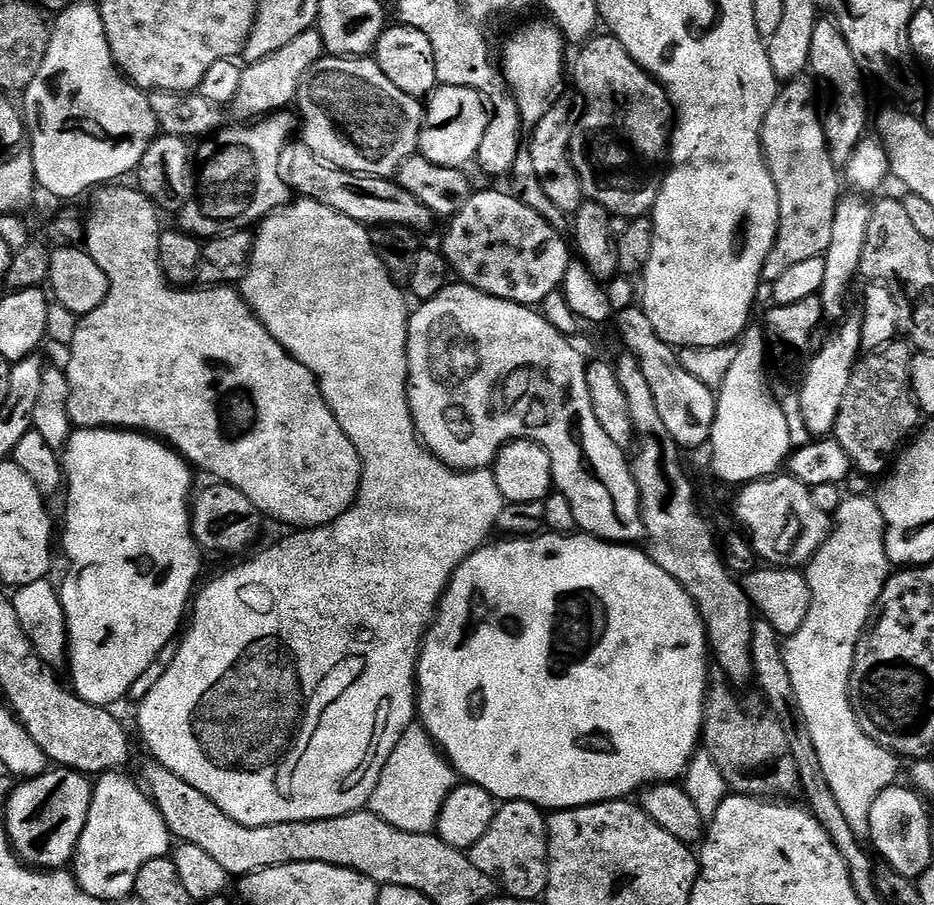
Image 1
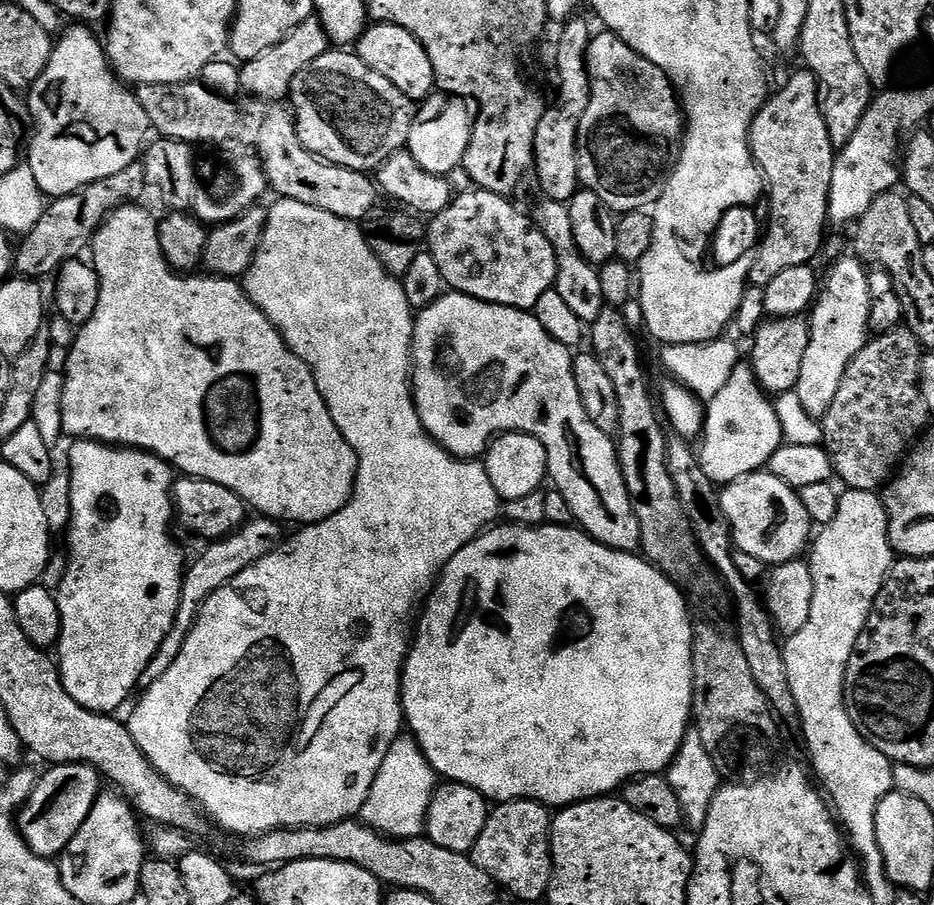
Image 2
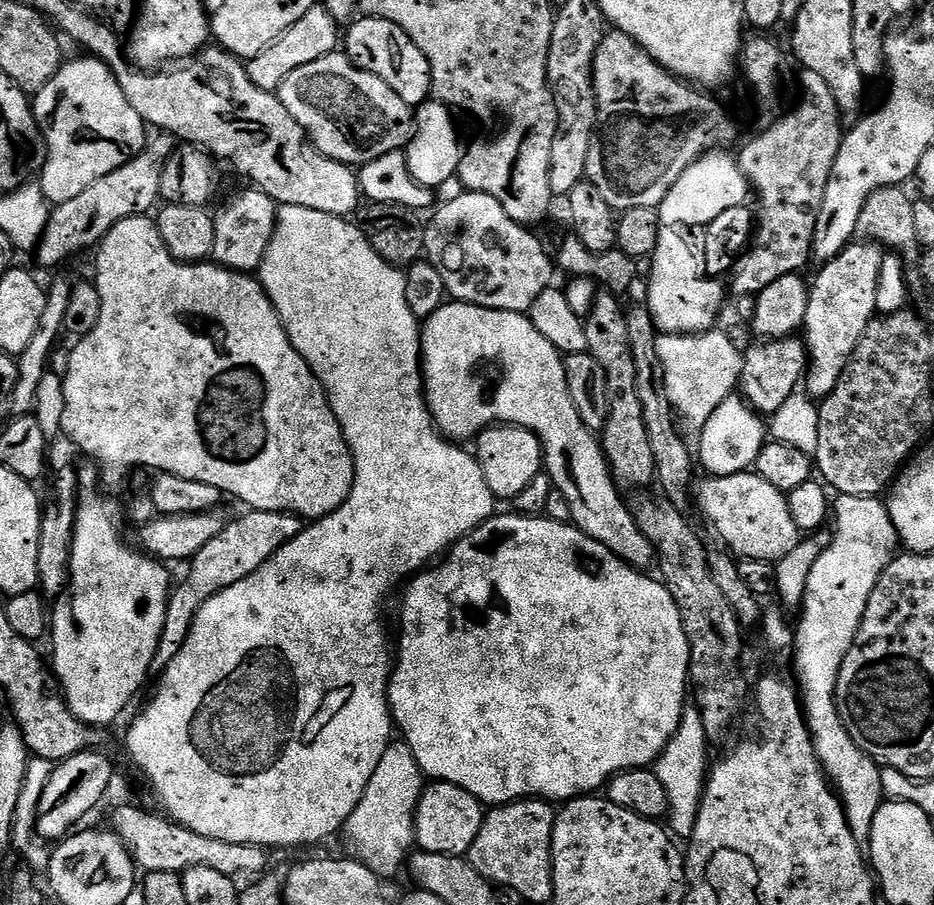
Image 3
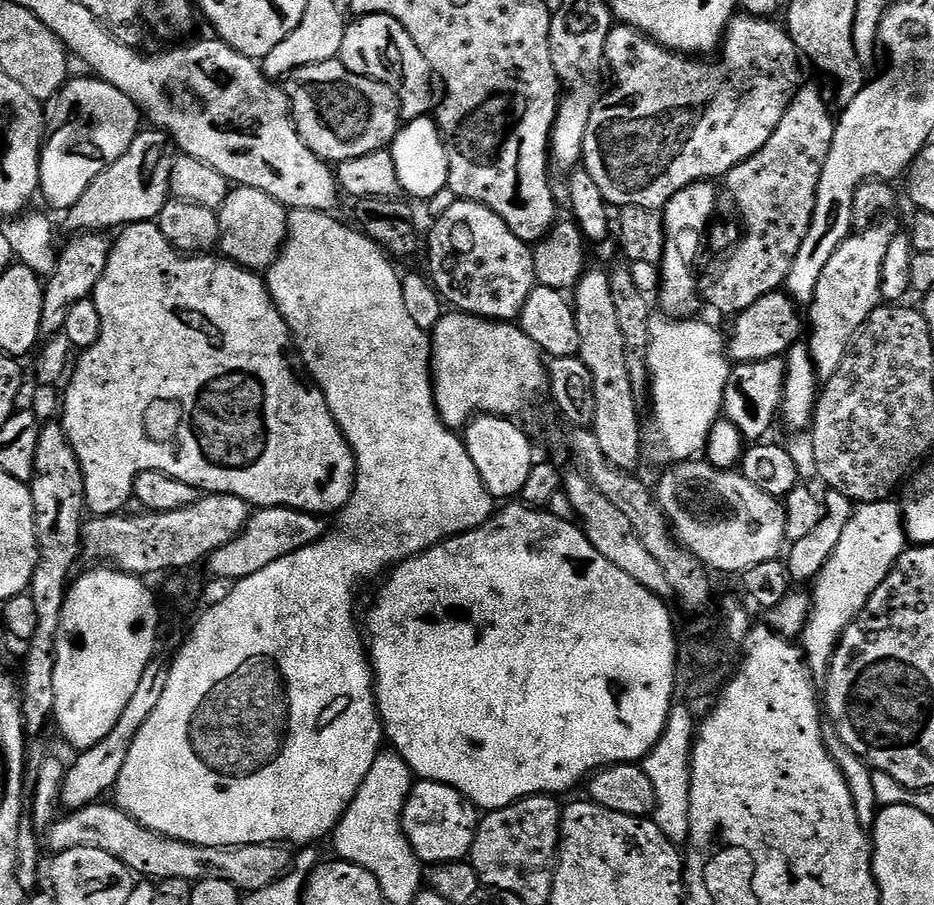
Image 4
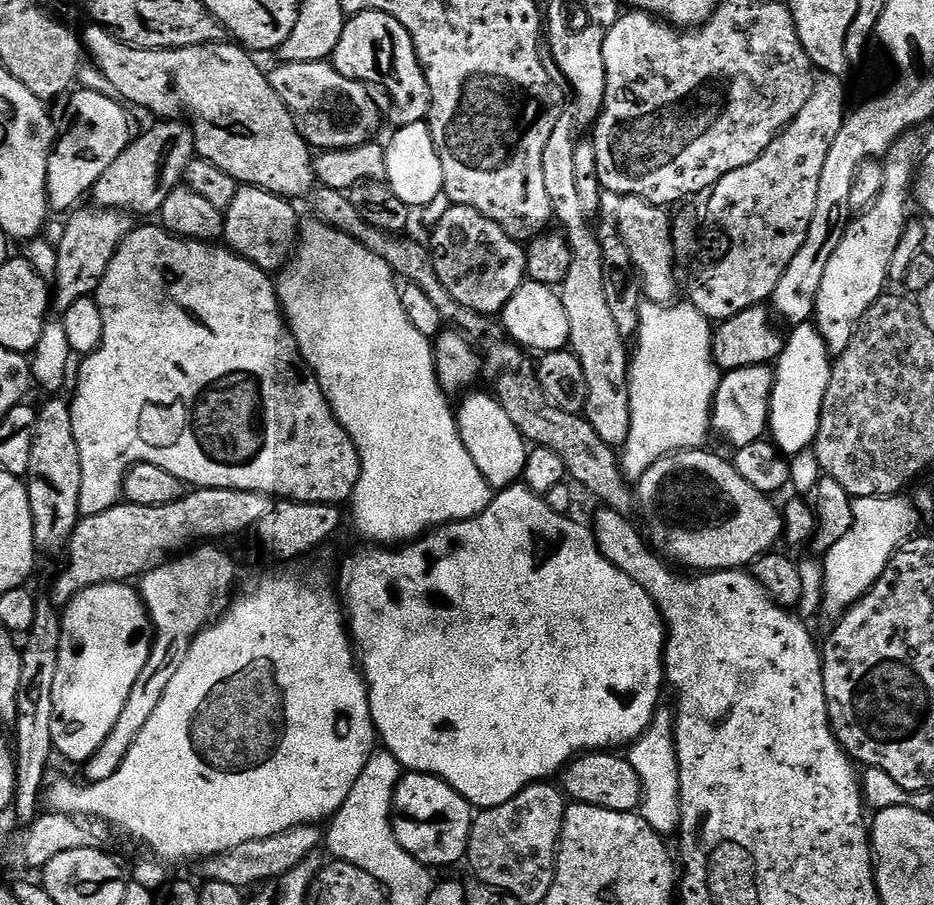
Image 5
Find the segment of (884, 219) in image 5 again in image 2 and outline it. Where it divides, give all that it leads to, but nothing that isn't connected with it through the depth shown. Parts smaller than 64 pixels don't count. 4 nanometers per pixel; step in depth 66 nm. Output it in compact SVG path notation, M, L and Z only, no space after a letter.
M848 254L833 263L828 277L823 277L818 295L810 309L810 346L802 357L802 374L794 391L798 394L802 407L817 418L822 418L842 386L842 374L854 362L854 358L868 344L870 339L870 282L869 269L855 255Z

